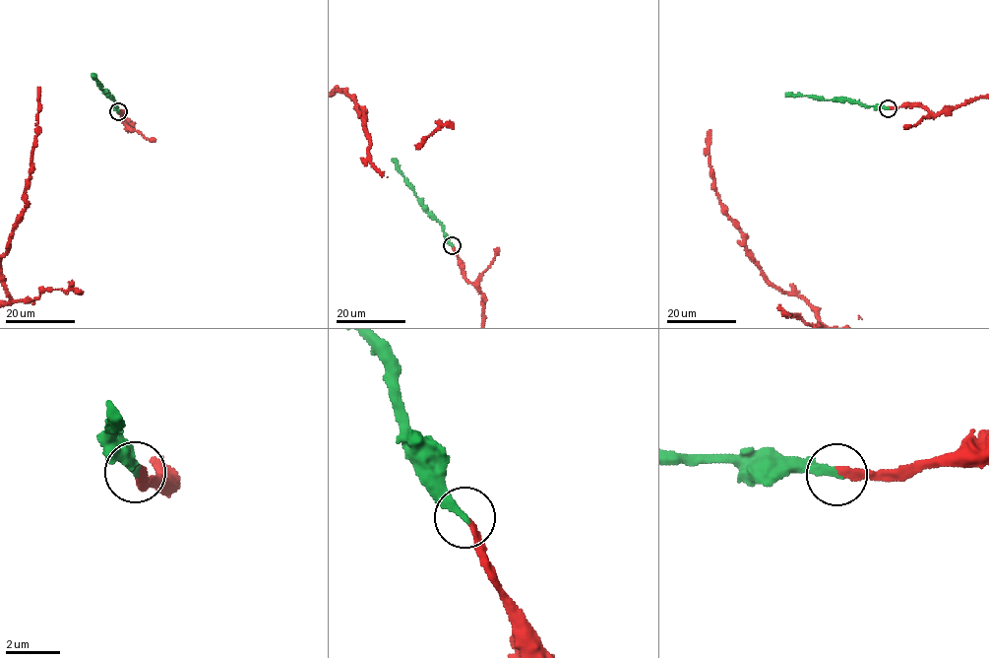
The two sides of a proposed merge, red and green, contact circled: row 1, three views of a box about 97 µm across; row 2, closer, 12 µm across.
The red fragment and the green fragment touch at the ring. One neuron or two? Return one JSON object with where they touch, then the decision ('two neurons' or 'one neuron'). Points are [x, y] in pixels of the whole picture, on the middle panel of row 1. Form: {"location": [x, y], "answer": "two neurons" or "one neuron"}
{"location": [452, 245], "answer": "one neuron"}

